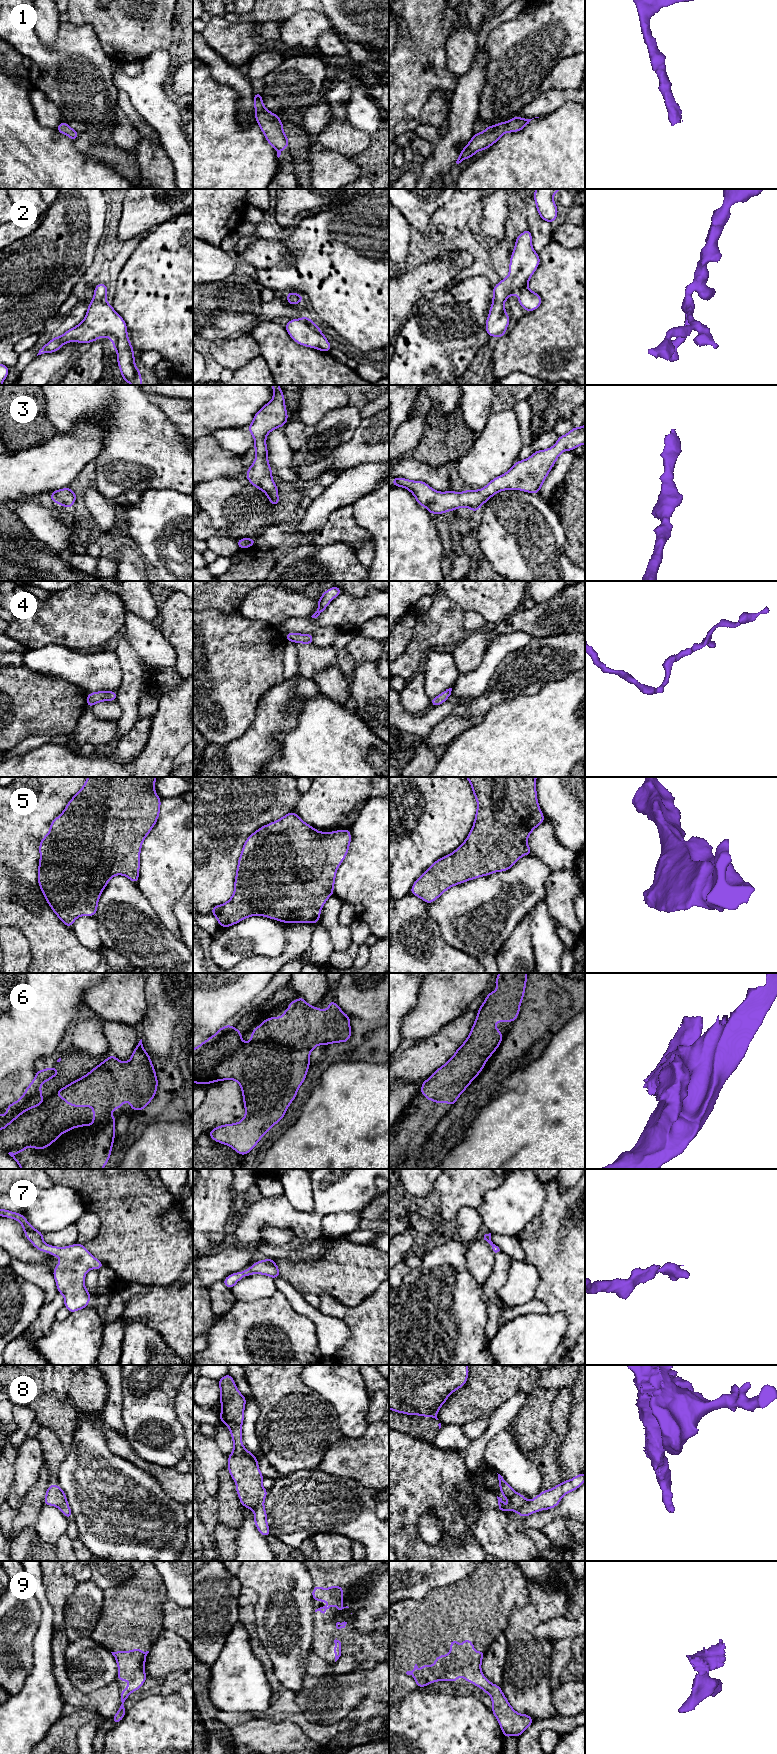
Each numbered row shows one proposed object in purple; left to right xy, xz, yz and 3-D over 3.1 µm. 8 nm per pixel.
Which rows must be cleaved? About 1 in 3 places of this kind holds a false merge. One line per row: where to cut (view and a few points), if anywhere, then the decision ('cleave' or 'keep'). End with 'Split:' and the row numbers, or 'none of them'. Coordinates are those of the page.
1: no cut; keep
2: no cut; keep
3: no cut; keep
4: no cut; keep
5: no cut; keep
6: cut in xz along (318, 1010), (317, 1016), (330, 1017), (321, 1039), (329, 1043); cleave
7: no cut; keep
8: cut in xz along (263, 1500), (253, 1509); cleave
9: no cut; keep
Split: 6, 8

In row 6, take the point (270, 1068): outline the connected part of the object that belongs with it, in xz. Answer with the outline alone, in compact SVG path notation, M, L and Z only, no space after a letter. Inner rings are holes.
M299 996L298 1000L295 1001L289 1001L289 1007L288 1010L283 1011L282 1017L270 1017L268 1019L264 1019L262 1021L262 1024L260 1026L257 1026L254 1028L251 1034L251 1040L247 1043L245 1043L242 1038L241 1034L243 1031L238 1031L236 1027L232 1027L230 1024L221 1027L216 1034L209 1037L207 1040L205 1040L203 1043L198 1045L196 1048L193 1049L193 1083L194 1084L210 1084L217 1081L223 1081L223 1080L235 1080L240 1084L240 1088L242 1090L243 1095L243 1101L244 1101L244 1107L245 1107L245 1116L244 1118L237 1123L233 1124L225 1124L220 1125L214 1129L212 1129L208 1134L209 1136L216 1142L222 1143L224 1145L228 1145L231 1148L233 1148L236 1153L239 1155L246 1155L248 1154L261 1140L263 1135L268 1132L276 1123L281 1121L291 1104L291 1102L296 1098L297 1091L304 1082L308 1068L310 1066L310 1053L311 1051L317 1047L320 1044L328 1045L329 1043L322 1041L321 1039L325 1037L326 1035L326 1029L330 1026L331 1017L325 1016L323 1019L326 1020L326 1024L322 1025L319 1021L322 1019L320 1017L317 1017L315 1014L319 1011L319 1009L315 1006L310 1006L303 997Z

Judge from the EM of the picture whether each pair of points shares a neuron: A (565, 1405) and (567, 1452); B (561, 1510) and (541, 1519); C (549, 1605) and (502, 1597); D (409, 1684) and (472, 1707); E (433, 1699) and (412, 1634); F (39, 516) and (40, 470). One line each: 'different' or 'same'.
A: different
B: same
C: different
D: different
E: different
F: different

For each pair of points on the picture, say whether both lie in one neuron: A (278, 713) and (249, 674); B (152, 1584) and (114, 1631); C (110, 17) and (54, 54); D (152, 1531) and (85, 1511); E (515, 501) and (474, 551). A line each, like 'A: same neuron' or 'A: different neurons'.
A: different neurons
B: same neuron
C: different neurons
D: same neuron
E: different neurons

